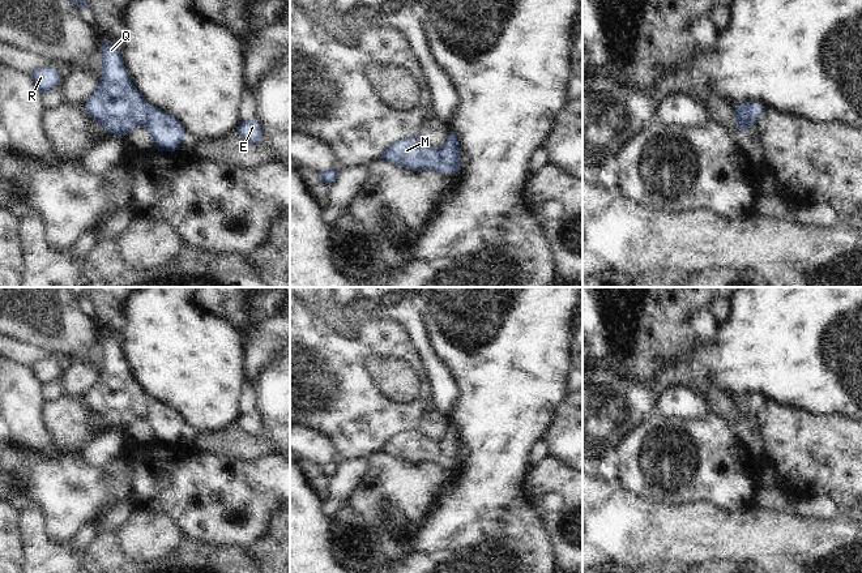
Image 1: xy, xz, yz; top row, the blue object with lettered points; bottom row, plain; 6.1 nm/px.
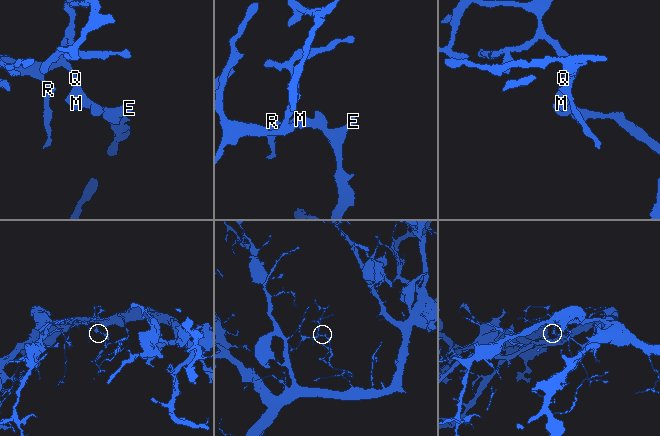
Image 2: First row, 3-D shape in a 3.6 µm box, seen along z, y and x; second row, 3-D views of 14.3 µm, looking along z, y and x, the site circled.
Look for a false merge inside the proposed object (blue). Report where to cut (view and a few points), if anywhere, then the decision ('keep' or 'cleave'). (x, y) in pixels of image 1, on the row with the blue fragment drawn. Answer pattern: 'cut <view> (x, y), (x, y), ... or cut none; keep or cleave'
cut xz (436, 149), (438, 158), (448, 172); cleave

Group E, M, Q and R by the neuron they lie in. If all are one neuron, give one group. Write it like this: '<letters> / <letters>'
E / M Q R

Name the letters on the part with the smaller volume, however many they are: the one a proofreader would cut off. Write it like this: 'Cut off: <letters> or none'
Cut off: M, Q, R

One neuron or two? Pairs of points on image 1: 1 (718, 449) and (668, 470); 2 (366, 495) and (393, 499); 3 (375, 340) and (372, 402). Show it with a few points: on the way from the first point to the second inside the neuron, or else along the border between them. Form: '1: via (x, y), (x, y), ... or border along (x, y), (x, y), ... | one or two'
1: via (705, 461), (681, 461) | one
2: via (372, 497), (387, 497) | one
3: via (359, 355), (358, 387) | one

